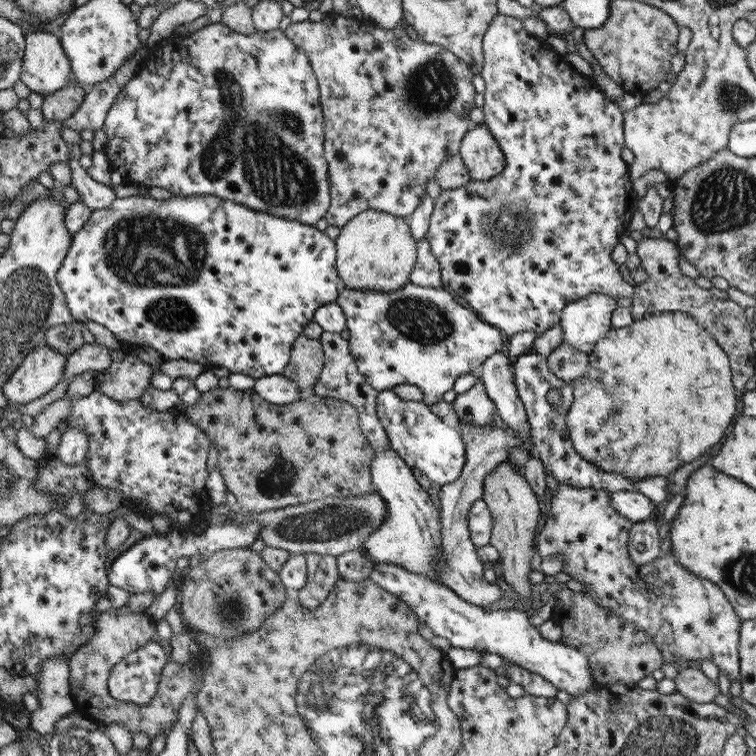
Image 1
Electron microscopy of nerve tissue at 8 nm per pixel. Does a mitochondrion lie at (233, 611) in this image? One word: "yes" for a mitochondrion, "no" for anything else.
yes

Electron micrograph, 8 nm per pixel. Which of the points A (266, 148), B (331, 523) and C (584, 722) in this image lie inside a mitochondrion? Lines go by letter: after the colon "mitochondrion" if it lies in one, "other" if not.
A: mitochondrion
B: mitochondrion
C: other

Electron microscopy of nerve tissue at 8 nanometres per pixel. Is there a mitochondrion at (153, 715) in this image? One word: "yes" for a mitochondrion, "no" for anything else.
no

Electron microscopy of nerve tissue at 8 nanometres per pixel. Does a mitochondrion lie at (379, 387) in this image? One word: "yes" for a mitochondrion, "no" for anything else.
no

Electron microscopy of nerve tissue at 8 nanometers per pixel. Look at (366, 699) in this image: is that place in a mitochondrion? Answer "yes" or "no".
yes

